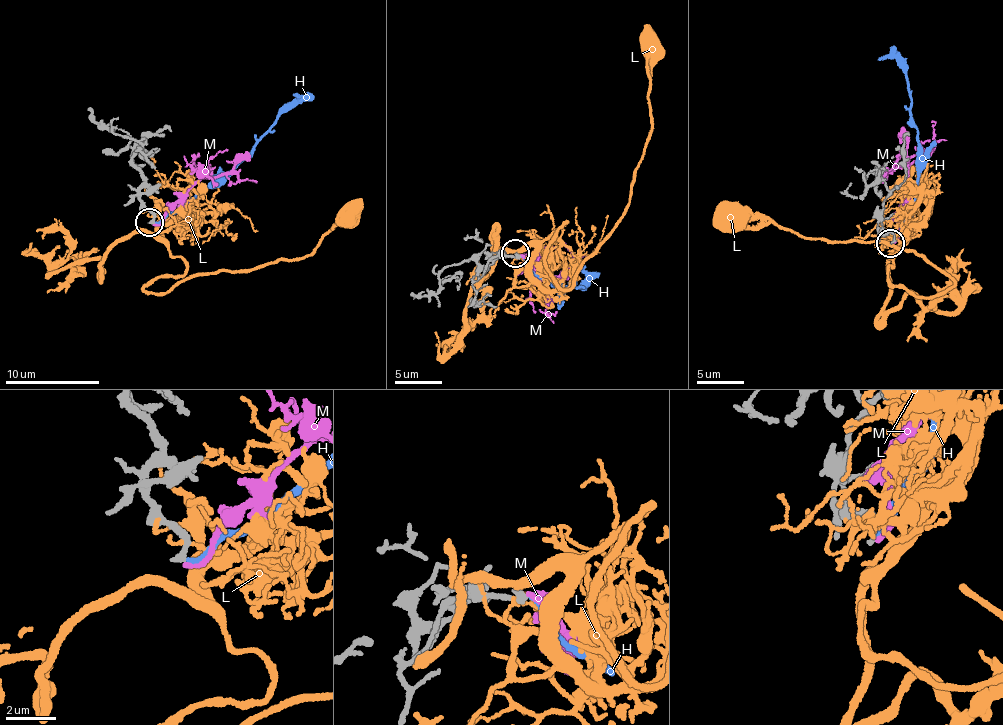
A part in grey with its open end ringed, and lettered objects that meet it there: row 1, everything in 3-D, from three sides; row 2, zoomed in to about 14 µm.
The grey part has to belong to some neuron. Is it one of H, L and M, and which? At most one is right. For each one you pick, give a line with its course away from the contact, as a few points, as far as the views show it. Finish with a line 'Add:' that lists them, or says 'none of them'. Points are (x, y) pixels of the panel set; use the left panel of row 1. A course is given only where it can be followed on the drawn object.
Add: none of them

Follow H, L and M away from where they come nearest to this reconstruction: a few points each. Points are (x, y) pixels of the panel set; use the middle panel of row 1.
H: (519, 255), (539, 276), (559, 292), (582, 284), (586, 277), (580, 263)
L: (517, 257), (517, 286), (565, 221), (545, 265), (568, 289), (629, 203), (651, 129), (647, 23)
M: (520, 254), (538, 278), (558, 276), (571, 265), (565, 242)

